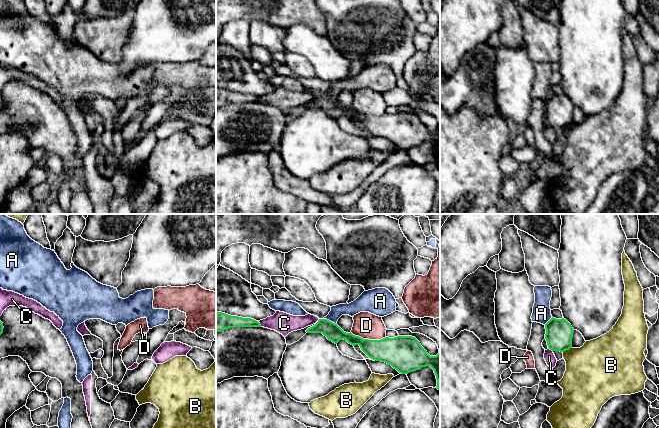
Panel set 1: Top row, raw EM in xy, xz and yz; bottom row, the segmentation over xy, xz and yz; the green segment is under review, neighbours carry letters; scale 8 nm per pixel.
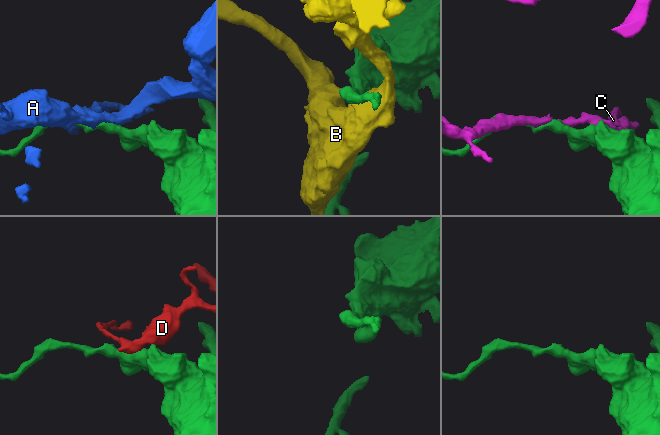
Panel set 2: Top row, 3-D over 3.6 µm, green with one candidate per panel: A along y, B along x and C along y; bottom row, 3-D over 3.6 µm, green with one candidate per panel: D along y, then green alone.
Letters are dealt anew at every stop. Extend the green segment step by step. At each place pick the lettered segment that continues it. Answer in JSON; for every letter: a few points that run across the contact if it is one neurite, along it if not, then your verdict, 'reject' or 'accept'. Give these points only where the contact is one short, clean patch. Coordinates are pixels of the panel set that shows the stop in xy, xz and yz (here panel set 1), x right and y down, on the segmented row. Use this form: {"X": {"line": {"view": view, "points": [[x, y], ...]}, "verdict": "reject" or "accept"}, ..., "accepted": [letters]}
{"A": {"line": {"view": "xz", "points": [[323, 318], [335, 324]]}, "verdict": "reject"}, "B": {"verdict": "reject"}, "C": {"verdict": "reject"}, "D": {"verdict": "reject"}, "accepted": []}

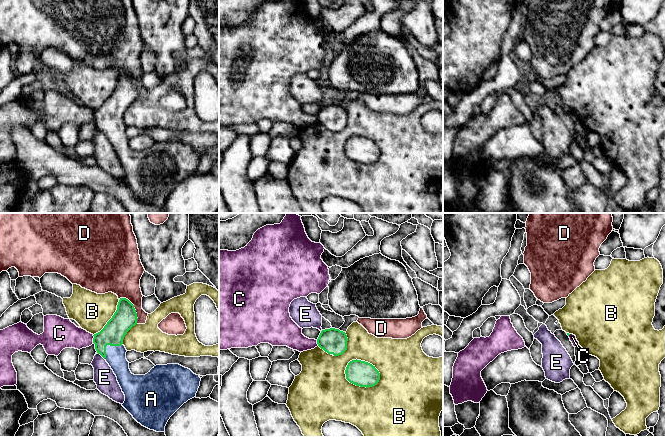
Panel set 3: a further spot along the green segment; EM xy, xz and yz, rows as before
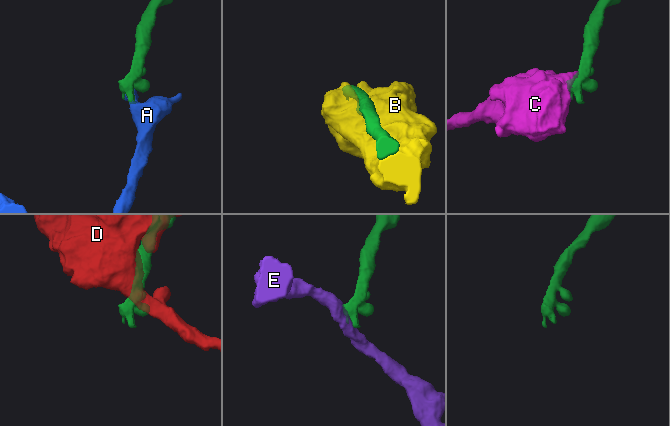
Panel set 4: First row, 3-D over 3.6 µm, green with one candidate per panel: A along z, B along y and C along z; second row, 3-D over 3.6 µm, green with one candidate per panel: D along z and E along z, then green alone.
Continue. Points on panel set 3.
{"A": {"line": {"view": "xy", "points": [[113, 333], [108, 344], [115, 355]]}, "verdict": "accept"}, "B": {"verdict": "reject"}, "C": {"line": {"view": "xy", "points": [[92, 335], [93, 342]]}, "verdict": "reject"}, "D": {"verdict": "reject"}, "E": {"verdict": "reject"}, "accepted": ["A"]}

